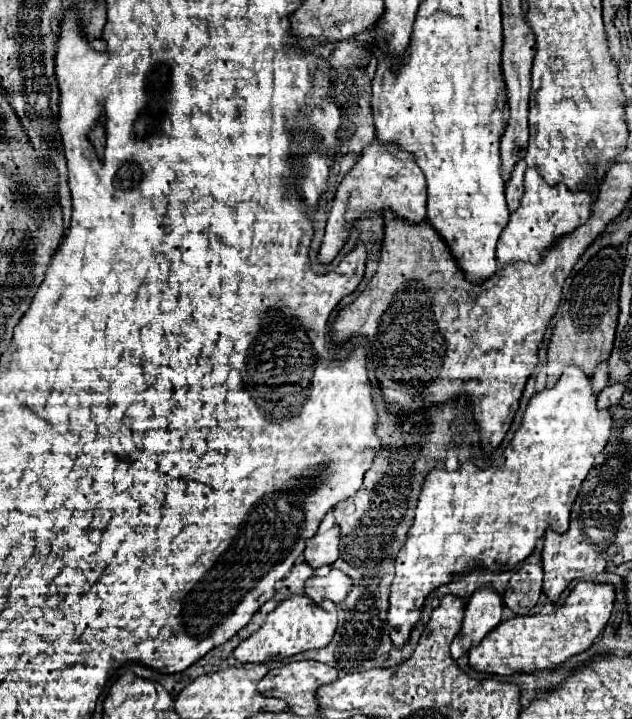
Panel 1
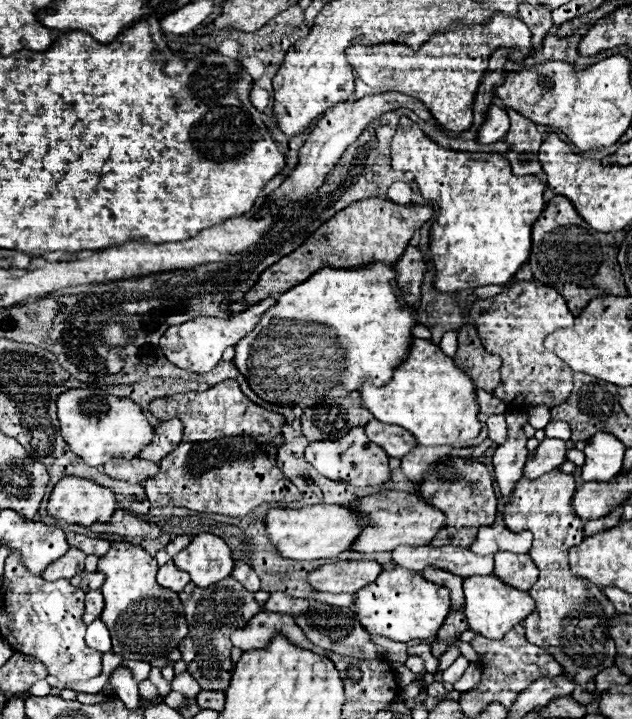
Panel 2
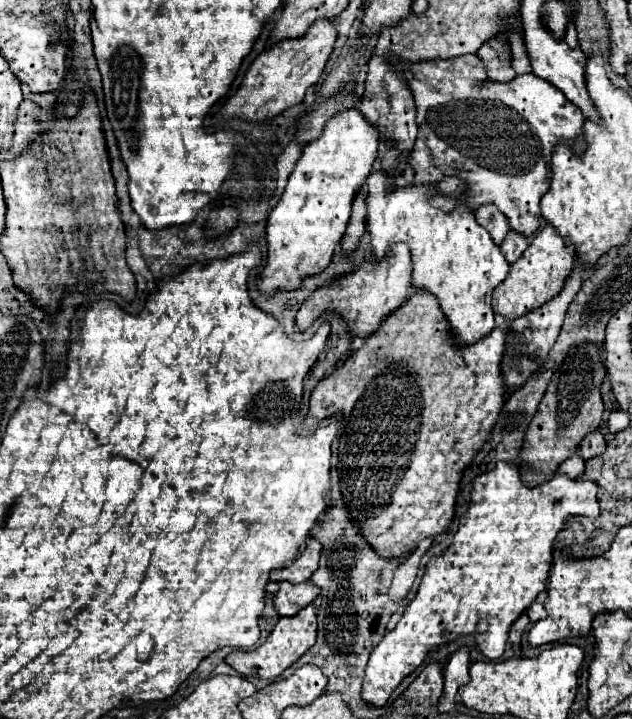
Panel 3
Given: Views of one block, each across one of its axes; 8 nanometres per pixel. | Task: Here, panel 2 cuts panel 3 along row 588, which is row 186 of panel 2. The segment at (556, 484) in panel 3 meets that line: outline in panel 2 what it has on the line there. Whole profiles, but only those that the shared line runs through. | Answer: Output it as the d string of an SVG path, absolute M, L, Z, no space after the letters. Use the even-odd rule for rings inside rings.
M406 116L400 118L398 130L392 138L392 168L412 172L422 196L438 204L438 220L430 230L430 260L436 268L434 288L442 294L452 294L466 288L508 284L530 254L530 230L538 220L546 202L542 198L544 184L536 176L514 176L504 154L472 154L452 152L434 144L422 130Z

